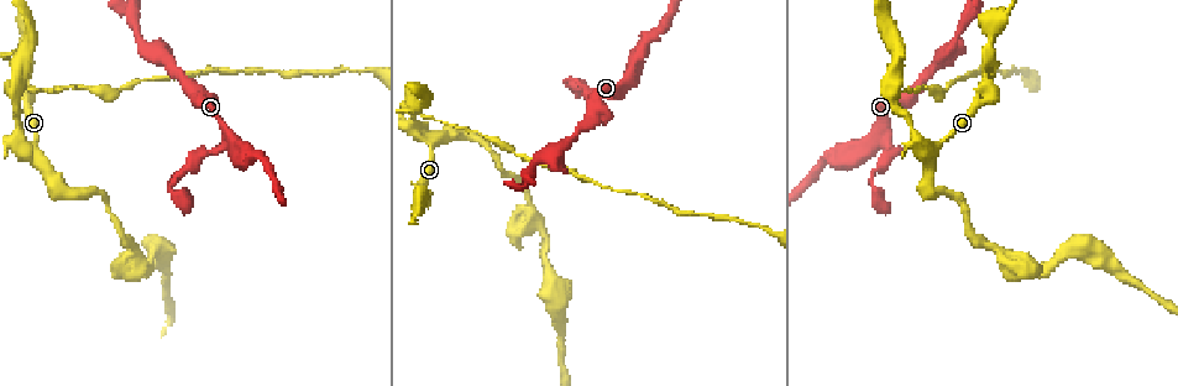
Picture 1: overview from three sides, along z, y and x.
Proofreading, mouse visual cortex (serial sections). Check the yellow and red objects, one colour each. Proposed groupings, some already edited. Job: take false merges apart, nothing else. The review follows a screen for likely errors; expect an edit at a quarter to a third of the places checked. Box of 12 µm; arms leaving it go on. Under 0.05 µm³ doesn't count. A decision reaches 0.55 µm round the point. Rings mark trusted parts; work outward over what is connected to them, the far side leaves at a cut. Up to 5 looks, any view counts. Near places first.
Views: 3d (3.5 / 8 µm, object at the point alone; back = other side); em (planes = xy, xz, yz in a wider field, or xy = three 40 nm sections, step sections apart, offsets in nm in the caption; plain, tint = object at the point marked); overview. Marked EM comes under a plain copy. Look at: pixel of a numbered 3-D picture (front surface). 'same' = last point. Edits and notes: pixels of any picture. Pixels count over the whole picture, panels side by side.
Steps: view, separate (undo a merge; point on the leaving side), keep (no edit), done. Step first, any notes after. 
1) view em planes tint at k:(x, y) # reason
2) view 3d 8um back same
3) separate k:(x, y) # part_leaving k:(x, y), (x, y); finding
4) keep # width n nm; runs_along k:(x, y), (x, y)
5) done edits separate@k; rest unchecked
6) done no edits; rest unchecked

view 3d 3.5um at 1:(33, 149) # a narrow waist

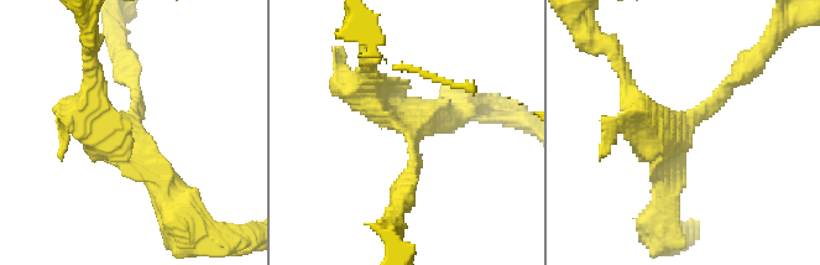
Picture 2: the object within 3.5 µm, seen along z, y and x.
view em xy step 2 tint at 2:(676, 135)

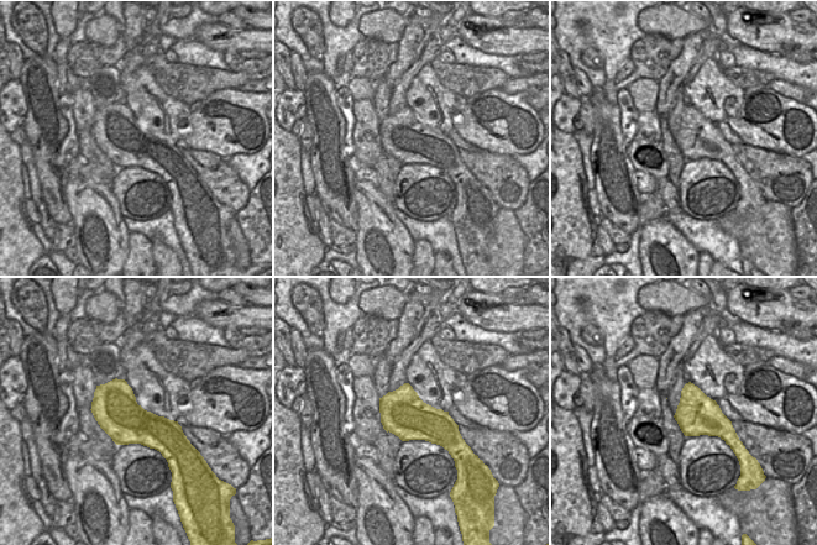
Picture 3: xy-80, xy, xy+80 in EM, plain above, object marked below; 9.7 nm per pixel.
keep # runs_along 2:(735, 78), (678, 135), (666, 204); all the same cell

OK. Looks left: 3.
view 3d 3.5um back at 1:(16, 90) # sudden change in width

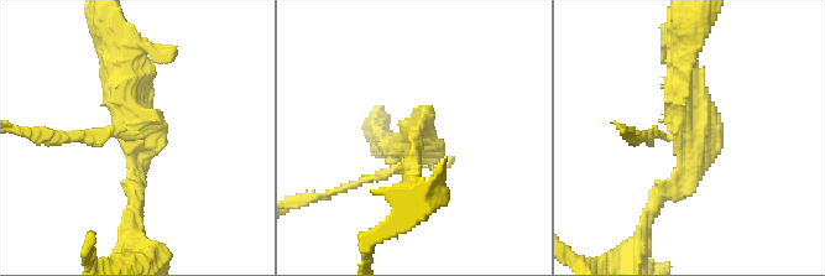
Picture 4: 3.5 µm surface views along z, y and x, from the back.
view em xy step 3 tint at 4:(135, 138)

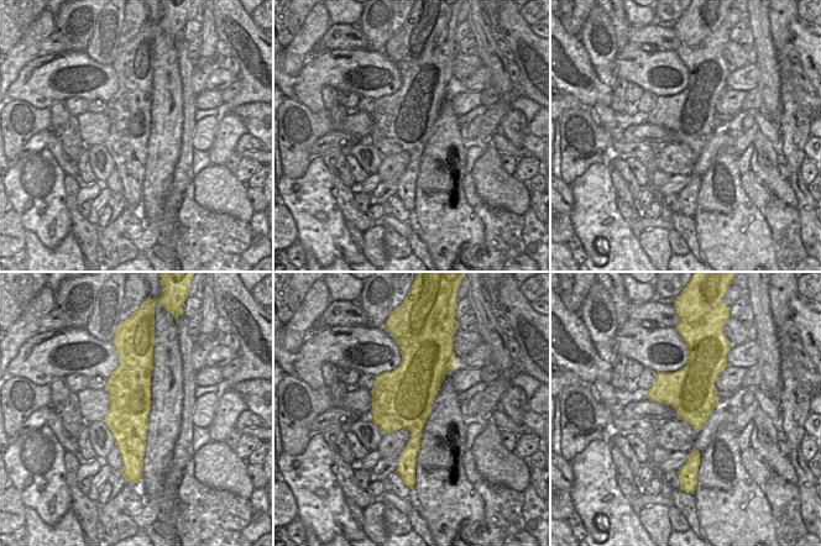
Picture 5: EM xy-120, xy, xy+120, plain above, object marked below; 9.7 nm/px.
view em xy step 2 tint same

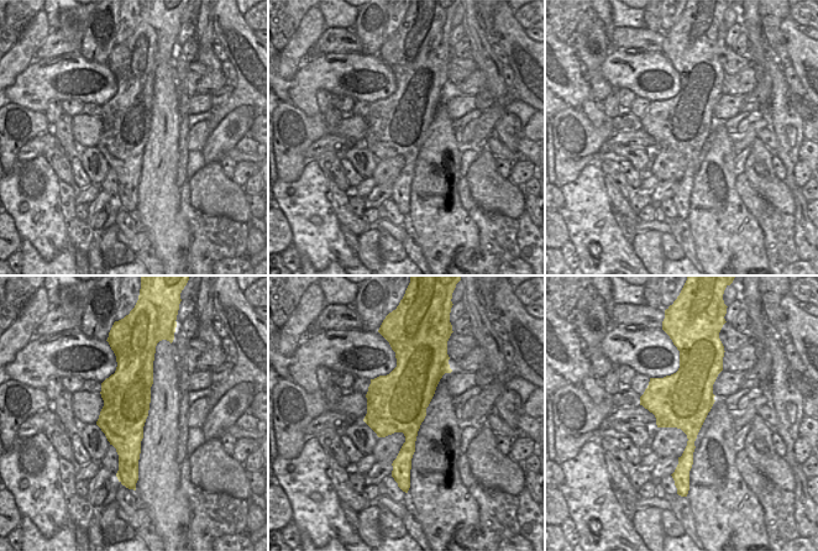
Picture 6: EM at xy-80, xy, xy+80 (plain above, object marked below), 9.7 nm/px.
separate 4:(87, 139) # part_leaving 4:(131, 136), (32, 133); two cells meet here

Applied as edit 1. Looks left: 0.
done edits separate@4; rest unchecked

